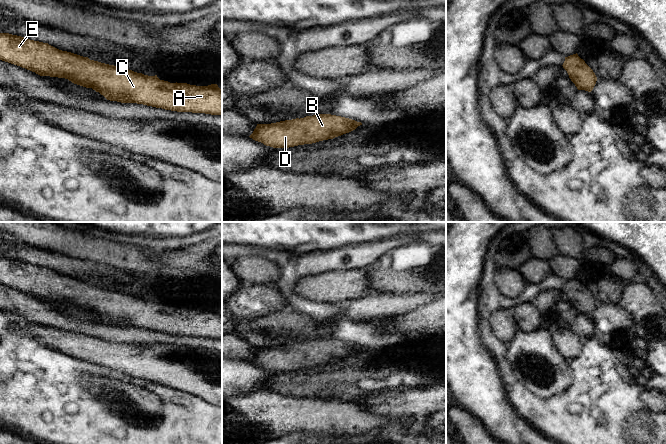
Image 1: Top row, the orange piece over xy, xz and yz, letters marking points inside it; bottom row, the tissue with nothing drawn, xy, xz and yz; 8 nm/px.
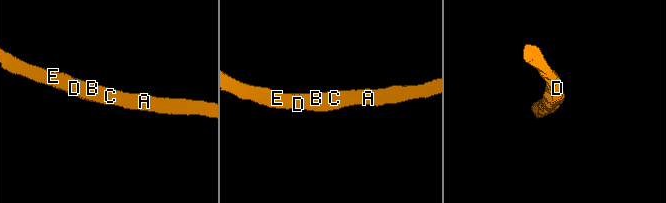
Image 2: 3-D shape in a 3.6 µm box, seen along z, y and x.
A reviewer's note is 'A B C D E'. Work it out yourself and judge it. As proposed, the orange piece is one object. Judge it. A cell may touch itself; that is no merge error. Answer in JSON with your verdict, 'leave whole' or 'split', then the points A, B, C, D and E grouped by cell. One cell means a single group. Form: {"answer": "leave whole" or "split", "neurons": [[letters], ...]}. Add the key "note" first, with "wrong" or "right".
{"note": "right", "answer": "leave whole", "neurons": [["A", "B", "C", "D", "E"]]}

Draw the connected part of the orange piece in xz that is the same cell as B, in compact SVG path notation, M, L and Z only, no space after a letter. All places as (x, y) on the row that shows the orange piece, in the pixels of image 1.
M316 114L271 124L257 124L249 137L273 148L289 148L333 139L360 125L361 122L349 118Z

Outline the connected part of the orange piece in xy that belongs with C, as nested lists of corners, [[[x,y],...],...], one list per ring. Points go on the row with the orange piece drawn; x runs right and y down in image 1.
[[[0,33],[0,60],[40,76],[68,79],[74,84],[92,88],[110,101],[137,103],[177,112],[222,115],[222,89],[217,84],[196,86],[187,83],[170,83],[160,80],[157,75],[148,76],[123,67],[90,60],[88,57],[59,50],[48,43],[9,33]]]

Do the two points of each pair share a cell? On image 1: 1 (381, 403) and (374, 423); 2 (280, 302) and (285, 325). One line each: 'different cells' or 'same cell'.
1: different cells
2: different cells

